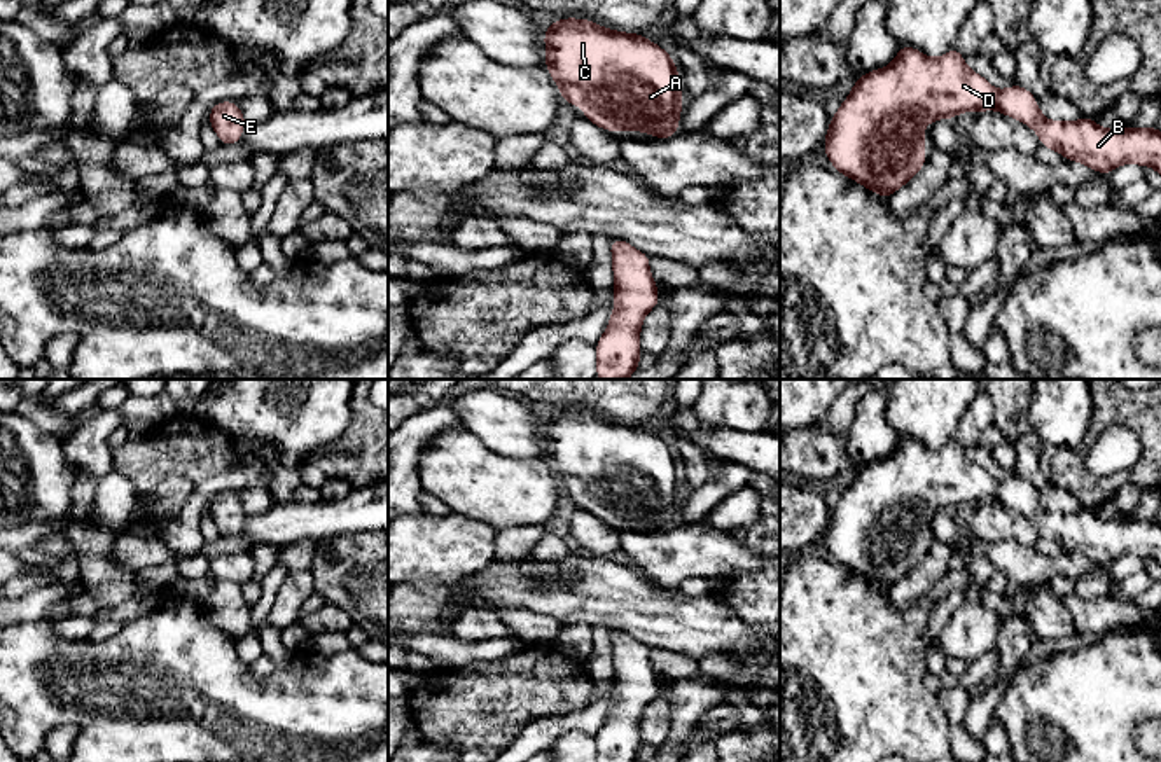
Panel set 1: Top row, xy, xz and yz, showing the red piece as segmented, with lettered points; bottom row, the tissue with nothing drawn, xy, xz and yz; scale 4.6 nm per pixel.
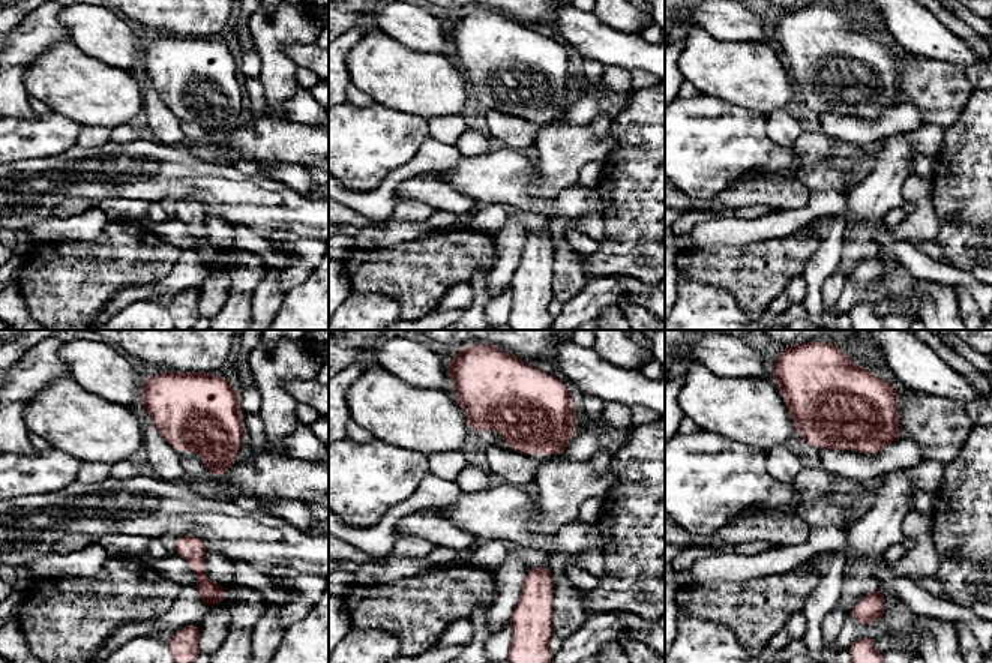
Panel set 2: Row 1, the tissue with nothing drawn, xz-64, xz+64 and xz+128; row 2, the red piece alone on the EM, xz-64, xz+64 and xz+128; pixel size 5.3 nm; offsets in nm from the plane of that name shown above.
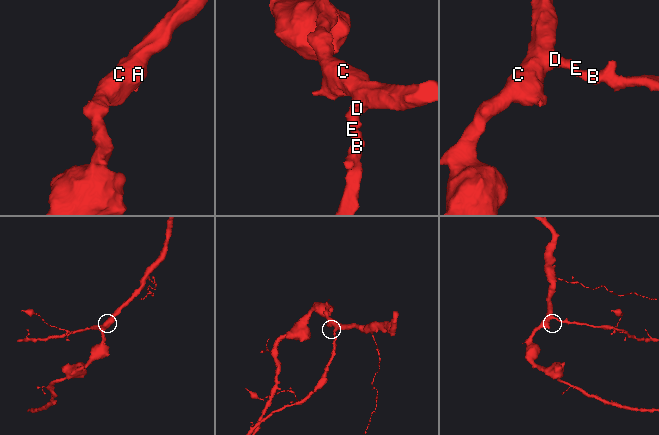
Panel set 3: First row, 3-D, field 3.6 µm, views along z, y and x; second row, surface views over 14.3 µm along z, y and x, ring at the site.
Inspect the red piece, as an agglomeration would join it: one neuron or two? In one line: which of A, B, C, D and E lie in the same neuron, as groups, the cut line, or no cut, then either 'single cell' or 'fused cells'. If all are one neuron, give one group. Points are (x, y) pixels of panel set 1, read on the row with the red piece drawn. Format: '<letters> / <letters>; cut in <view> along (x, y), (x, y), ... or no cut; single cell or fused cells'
A B C D E; no cut; single cell

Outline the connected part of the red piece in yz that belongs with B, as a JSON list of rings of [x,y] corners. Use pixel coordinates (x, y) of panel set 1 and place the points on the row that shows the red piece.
[[[900,45],[897,58],[885,68],[864,73],[829,121],[824,140],[825,157],[841,175],[866,189],[890,197],[906,185],[927,163],[923,128],[937,119],[955,119],[960,112],[998,110],[1035,129],[1042,147],[1060,152],[1096,173],[1109,175],[1121,164],[1152,166],[1161,175],[1161,131],[1154,128],[1102,129],[1091,117],[1074,122],[1047,121],[1032,91],[1012,84],[997,91],[984,77],[972,72],[963,54],[953,47],[941,58],[927,58],[921,51]]]

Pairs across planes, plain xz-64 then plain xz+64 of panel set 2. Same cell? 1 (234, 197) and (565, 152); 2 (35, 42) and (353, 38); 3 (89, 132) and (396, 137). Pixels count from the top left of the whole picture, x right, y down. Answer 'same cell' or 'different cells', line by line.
1: different cells
2: same cell
3: different cells

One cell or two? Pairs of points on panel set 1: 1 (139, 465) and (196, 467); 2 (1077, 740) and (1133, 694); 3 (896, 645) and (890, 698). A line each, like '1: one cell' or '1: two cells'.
1: one cell
2: one cell
3: one cell

